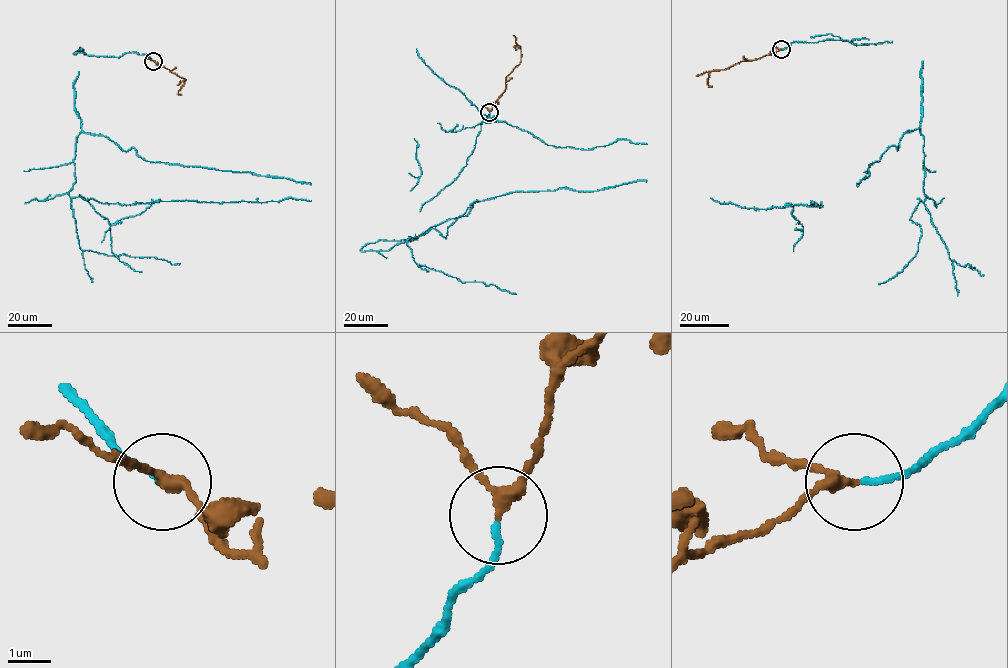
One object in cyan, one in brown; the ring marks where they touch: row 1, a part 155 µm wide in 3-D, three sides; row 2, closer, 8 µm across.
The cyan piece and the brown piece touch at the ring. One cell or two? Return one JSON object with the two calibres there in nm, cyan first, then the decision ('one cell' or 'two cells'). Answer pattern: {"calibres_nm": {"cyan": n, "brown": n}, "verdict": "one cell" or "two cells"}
{"calibres_nm": {"cyan": 140, "brown": 240}, "verdict": "one cell"}

